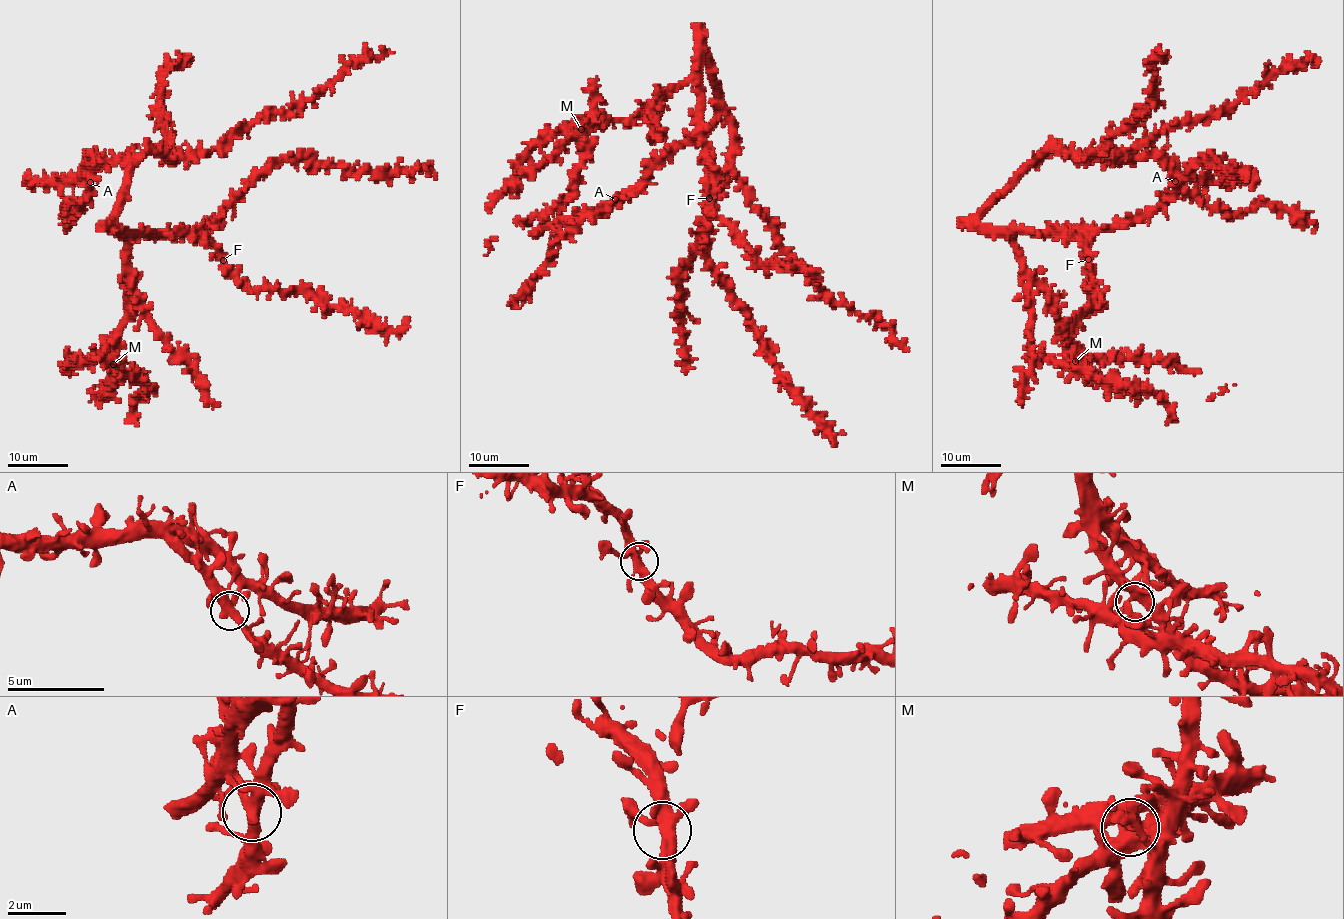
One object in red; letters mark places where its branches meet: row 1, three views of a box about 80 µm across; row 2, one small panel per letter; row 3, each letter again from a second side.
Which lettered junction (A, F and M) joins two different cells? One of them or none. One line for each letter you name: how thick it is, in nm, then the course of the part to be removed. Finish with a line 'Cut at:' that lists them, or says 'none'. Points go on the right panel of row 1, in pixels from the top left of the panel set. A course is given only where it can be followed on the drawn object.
Cut at: none

